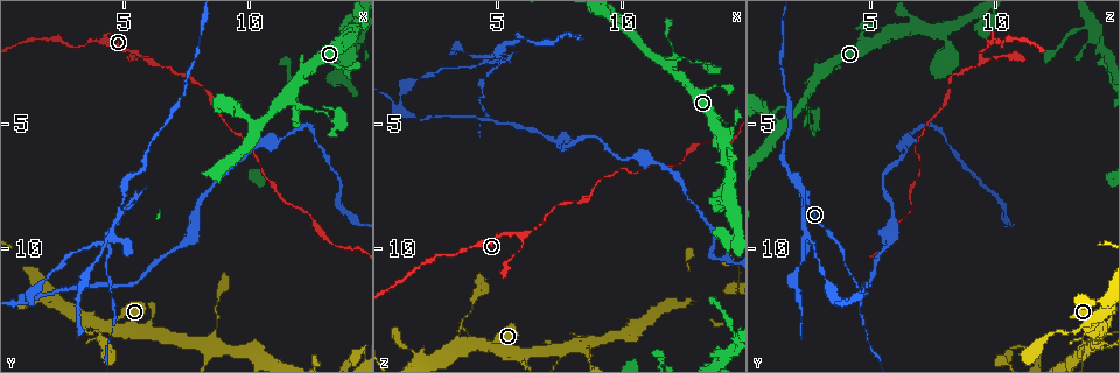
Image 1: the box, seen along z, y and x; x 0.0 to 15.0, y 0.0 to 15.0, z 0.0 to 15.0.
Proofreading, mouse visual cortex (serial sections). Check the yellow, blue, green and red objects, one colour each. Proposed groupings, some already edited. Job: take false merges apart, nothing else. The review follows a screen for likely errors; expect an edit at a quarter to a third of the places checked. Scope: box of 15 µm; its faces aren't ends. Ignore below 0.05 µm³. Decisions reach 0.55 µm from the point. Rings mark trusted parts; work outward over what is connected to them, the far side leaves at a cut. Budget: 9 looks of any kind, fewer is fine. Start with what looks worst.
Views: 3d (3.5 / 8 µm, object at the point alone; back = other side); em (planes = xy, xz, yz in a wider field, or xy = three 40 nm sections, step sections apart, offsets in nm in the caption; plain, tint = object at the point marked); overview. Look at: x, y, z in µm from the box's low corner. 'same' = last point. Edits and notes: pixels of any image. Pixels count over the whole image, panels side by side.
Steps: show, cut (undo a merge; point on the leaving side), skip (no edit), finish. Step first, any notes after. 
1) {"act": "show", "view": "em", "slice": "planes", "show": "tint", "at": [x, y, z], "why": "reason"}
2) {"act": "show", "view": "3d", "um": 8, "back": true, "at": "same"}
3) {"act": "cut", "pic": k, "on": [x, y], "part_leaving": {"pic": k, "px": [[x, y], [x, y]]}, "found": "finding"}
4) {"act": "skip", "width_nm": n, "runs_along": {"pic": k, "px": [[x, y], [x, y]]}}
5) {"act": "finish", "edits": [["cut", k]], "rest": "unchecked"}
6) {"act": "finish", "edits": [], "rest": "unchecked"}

{"act": "show", "view": "3d", "um": 3.5, "at": [5.5, 8.0, 2.3], "why": "sharp bend"}

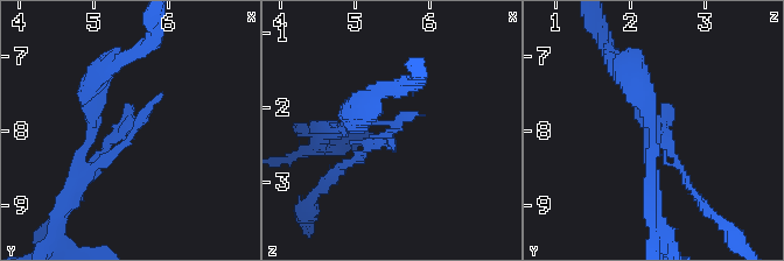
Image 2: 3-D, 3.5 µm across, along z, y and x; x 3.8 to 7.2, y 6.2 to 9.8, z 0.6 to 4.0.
{"act": "show", "view": "em", "slice": "xy", "step": 2, "show": "tint", "at": [5.50, 8.00, 2.25], "why": "need the tissue"}

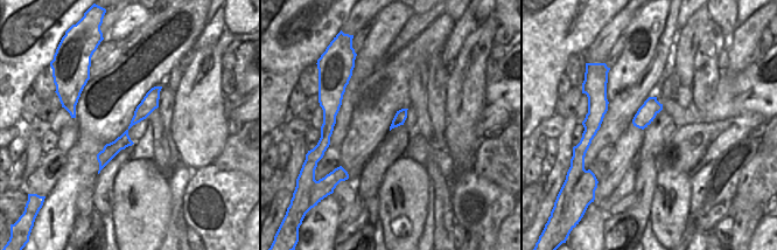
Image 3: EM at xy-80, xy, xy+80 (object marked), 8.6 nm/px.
{"act": "cut", "pic": 2, "on": [648, 120], "part_leaving": {"pic": 2, "px": [[650, 129], [650, 212]]}, "found": "a second cell is stuck on"}

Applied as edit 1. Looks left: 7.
{"act": "show", "view": "overview"}

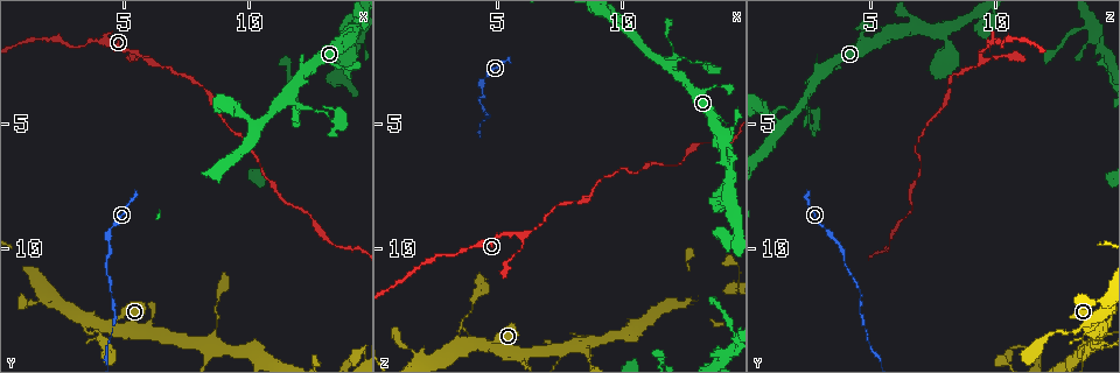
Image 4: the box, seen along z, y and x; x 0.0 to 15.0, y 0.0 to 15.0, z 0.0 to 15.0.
{"act": "show", "view": "3d", "um": 8, "at": [5.9, 2.4, 9.5], "why": "three arms meet"}

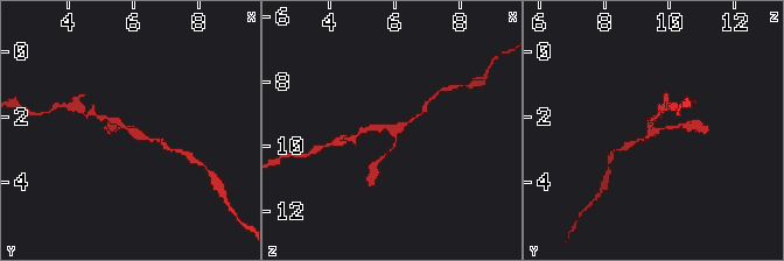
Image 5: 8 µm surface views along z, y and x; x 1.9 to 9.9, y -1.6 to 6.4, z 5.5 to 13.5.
{"act": "show", "view": "3d", "um": 3.5, "at": [6.0, 2.5, 9.4], "why": "closer look"}

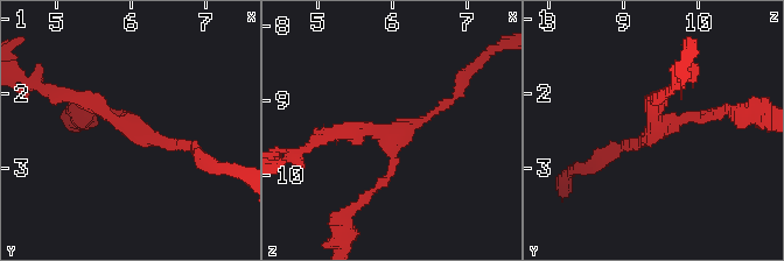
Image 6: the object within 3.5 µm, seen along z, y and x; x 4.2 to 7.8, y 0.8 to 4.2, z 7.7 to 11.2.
{"act": "skip", "runs_along": {"pic": 6, "px": [[57, 96], [189, 146]]}, "found": "continuous, no second cell"}

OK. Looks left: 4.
{"act": "show", "view": "3d", "um": 8, "at": [13.6, 4.5, 2.8], "why": "sharp bend"}

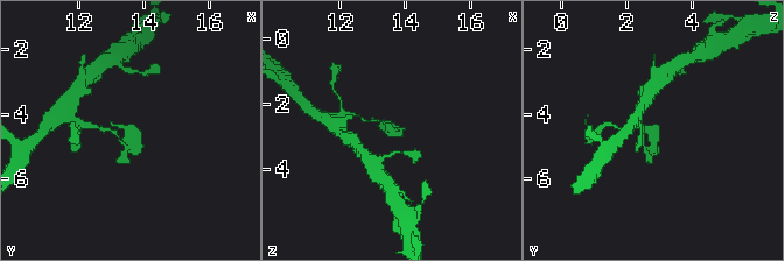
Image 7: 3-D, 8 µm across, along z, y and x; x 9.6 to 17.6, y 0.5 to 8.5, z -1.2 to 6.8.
{"act": "show", "view": "3d", "um": 3.5, "at": [13.5, 4.5, 2.7]}

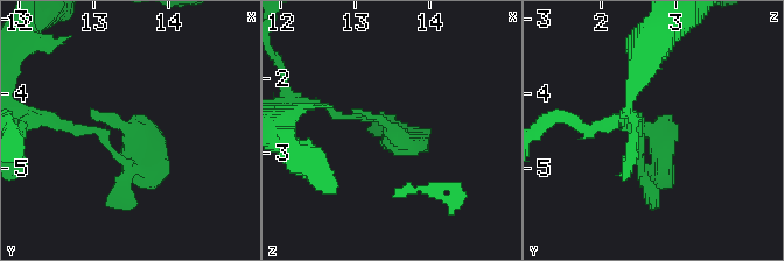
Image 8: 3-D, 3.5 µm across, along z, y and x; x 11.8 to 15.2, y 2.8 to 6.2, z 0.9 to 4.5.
{"act": "show", "view": "em", "slice": "xy", "step": 1, "show": "tint", "at": [13.50, 4.50, 2.70]}

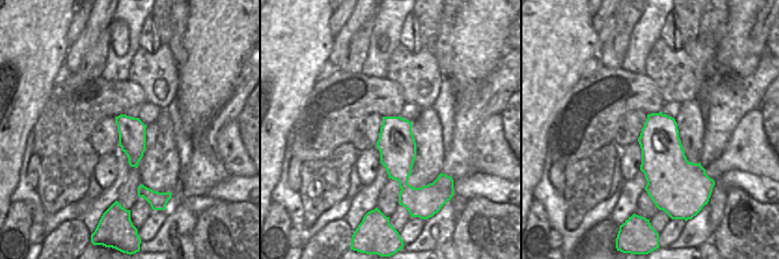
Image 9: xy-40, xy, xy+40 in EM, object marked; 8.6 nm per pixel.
{"act": "cut", "pic": 8, "on": [158, 135], "part_leaving": {"pic": 8, "px": [[110, 126], [131, 133], [141, 169], [167, 176]]}, "found": "two cells meet here"}

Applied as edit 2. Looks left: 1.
{"act": "finish", "edits": [["cut", 2], ["cut", 8]], "rest": "unchecked"}

